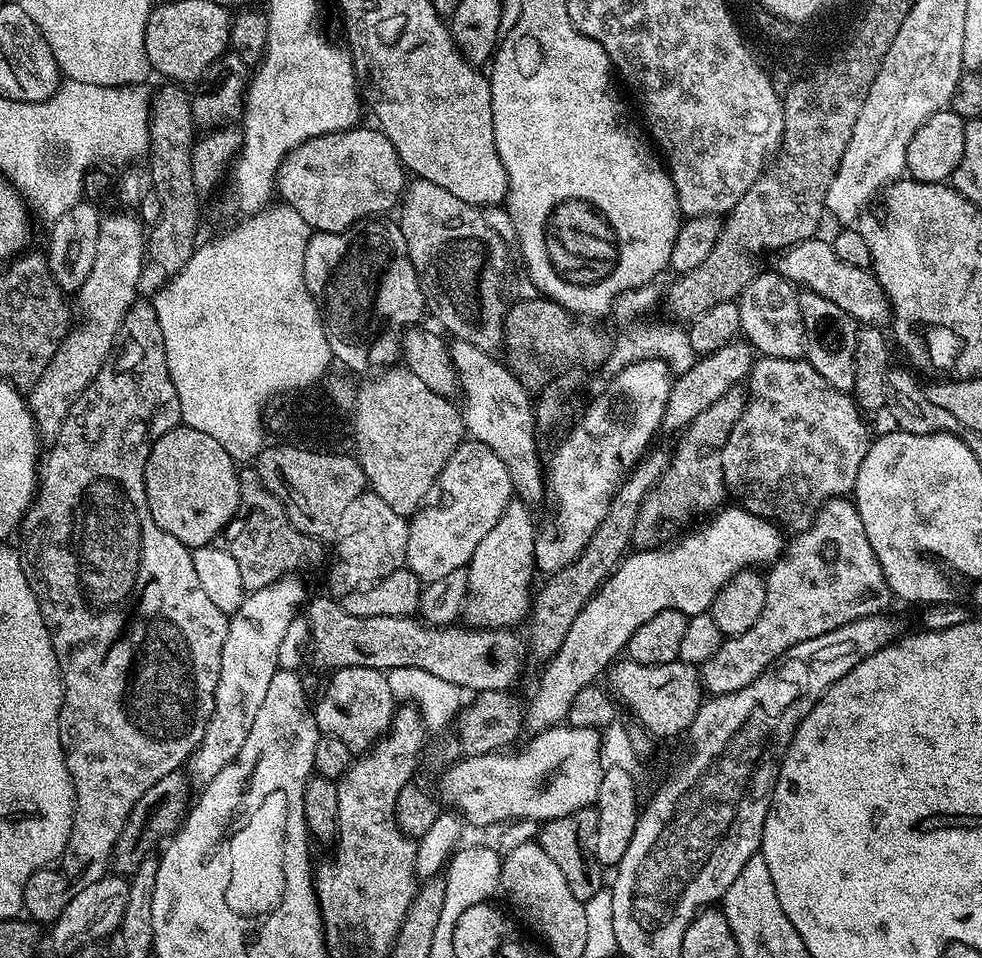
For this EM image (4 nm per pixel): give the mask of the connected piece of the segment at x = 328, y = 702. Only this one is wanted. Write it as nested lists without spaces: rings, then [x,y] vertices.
[[[350,666],[331,673],[328,689],[320,701],[315,701],[316,725],[325,736],[339,738],[353,754],[363,754],[392,727],[392,716],[398,701],[392,695],[387,675],[379,668]]]

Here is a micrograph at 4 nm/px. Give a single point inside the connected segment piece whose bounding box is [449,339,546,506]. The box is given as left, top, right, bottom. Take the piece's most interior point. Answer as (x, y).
(498, 411)

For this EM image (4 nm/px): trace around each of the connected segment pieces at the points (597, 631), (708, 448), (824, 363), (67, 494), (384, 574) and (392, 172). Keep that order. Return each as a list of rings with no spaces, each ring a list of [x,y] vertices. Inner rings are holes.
[[[721,507],[709,519],[713,520],[697,536],[684,536],[669,548],[648,546],[645,547],[648,548],[645,552],[633,551],[625,555],[616,567],[616,571],[605,580],[600,591],[588,599],[578,618],[574,618],[574,626],[570,626],[570,631],[566,634],[566,642],[562,642],[558,654],[547,661],[552,672],[550,672],[550,716],[546,716],[548,720],[546,728],[554,728],[561,722],[567,721],[568,711],[572,709],[576,695],[587,684],[597,683],[598,678],[603,677],[611,669],[617,657],[627,649],[634,630],[638,630],[642,622],[650,622],[650,618],[654,618],[654,614],[662,614],[662,610],[675,608],[689,618],[707,613],[712,607],[714,598],[726,586],[726,582],[730,582],[730,578],[734,578],[739,572],[760,566],[756,564],[771,566],[780,559],[786,548],[785,533],[772,521],[763,520],[753,512],[747,512],[745,508],[728,507]]]
[[[737,386],[726,390],[718,402],[713,402],[694,422],[684,429],[676,444],[676,452],[671,453],[666,474],[646,494],[642,502],[642,510],[638,514],[635,539],[652,542],[655,536],[664,532],[664,524],[684,524],[703,512],[712,514],[725,503],[724,471],[722,470],[722,450],[726,446],[726,438],[730,438],[730,430],[734,430],[734,422],[742,418],[742,410],[746,410],[749,393]]]
[[[801,291],[798,306],[804,323],[804,356],[808,364],[830,382],[839,392],[851,393],[854,386],[854,346],[856,345],[857,321],[846,314],[834,302],[822,298],[814,292]]]
[[[137,302],[132,305],[132,309],[126,314],[124,327],[122,329],[122,343],[119,345],[118,351],[115,353],[114,364],[115,360],[116,369],[114,369],[113,372],[111,372],[111,370],[105,370],[97,374],[90,382],[90,386],[86,386],[86,390],[82,390],[82,394],[78,399],[76,399],[74,406],[70,406],[70,410],[66,414],[66,418],[58,430],[56,439],[51,441],[49,448],[52,449],[50,449],[49,452],[47,449],[46,459],[42,464],[42,473],[38,478],[36,499],[32,501],[32,504],[28,508],[28,512],[24,516],[24,522],[22,525],[22,533],[24,532],[24,550],[22,548],[24,573],[30,582],[30,590],[34,590],[34,594],[38,600],[44,600],[43,606],[40,607],[42,610],[42,618],[46,624],[52,624],[50,636],[56,636],[56,640],[52,645],[56,651],[58,666],[60,667],[60,673],[64,679],[64,701],[62,702],[62,710],[60,711],[60,745],[64,751],[64,761],[68,767],[68,773],[72,779],[74,794],[76,795],[76,813],[72,816],[72,829],[68,835],[68,841],[64,847],[64,853],[60,855],[60,859],[58,861],[58,869],[60,868],[60,872],[52,872],[56,870],[33,871],[31,878],[28,879],[26,886],[24,887],[23,911],[27,913],[27,915],[31,917],[37,925],[40,926],[51,925],[53,921],[56,921],[56,919],[59,918],[59,915],[62,914],[62,910],[69,905],[70,900],[74,898],[76,894],[81,893],[86,886],[90,886],[91,883],[98,882],[99,879],[102,879],[106,875],[112,863],[112,848],[115,846],[115,842],[118,841],[118,834],[122,834],[122,830],[123,827],[126,826],[130,810],[134,810],[134,806],[138,802],[138,798],[142,798],[142,794],[146,794],[146,790],[150,790],[150,786],[154,786],[154,782],[158,782],[158,778],[166,778],[166,774],[183,769],[185,765],[187,765],[188,758],[191,756],[193,750],[195,750],[202,742],[202,734],[206,734],[206,726],[210,722],[212,711],[214,710],[216,691],[218,690],[218,676],[220,674],[220,667],[222,666],[222,642],[226,642],[226,634],[228,633],[229,617],[222,610],[218,610],[218,606],[214,606],[214,602],[210,602],[210,597],[206,595],[206,590],[202,590],[202,582],[198,580],[198,573],[194,570],[194,562],[192,561],[191,551],[182,542],[178,542],[178,538],[174,538],[174,534],[166,534],[166,530],[162,530],[162,526],[158,526],[158,522],[154,522],[154,518],[150,514],[148,499],[146,498],[144,467],[148,461],[148,455],[152,449],[152,443],[158,438],[162,438],[162,434],[166,434],[170,429],[177,427],[177,425],[181,423],[178,390],[174,390],[174,382],[168,373],[168,367],[166,366],[166,350],[164,349],[164,339],[162,338],[162,326],[158,326],[158,314],[152,309],[151,303],[144,302],[143,304],[143,302]]]
[[[365,490],[354,498],[342,518],[343,526],[334,544],[334,562],[328,572],[327,591],[334,598],[388,579],[394,570],[405,565],[409,544],[409,521],[396,514],[374,491]]]
[[[357,126],[346,132],[327,132],[302,142],[276,171],[279,199],[298,210],[316,232],[345,232],[353,224],[388,212],[401,203],[406,169],[390,138],[379,127]]]

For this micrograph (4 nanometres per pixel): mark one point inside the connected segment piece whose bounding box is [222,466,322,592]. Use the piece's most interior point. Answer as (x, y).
(261, 538)

